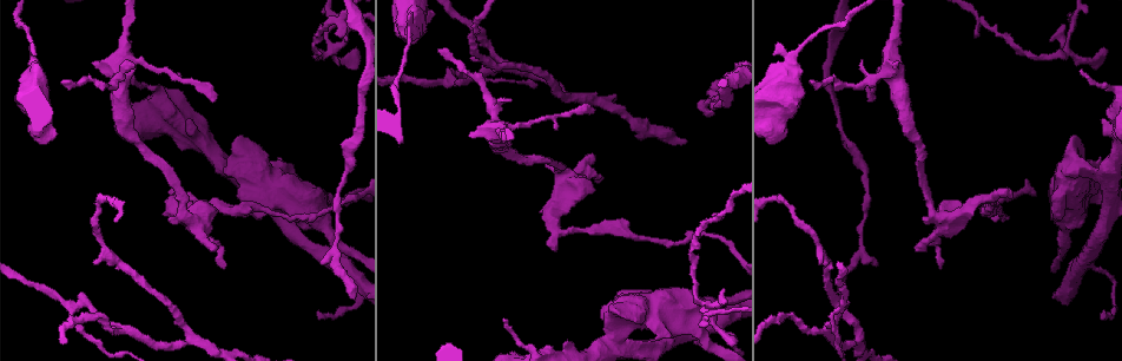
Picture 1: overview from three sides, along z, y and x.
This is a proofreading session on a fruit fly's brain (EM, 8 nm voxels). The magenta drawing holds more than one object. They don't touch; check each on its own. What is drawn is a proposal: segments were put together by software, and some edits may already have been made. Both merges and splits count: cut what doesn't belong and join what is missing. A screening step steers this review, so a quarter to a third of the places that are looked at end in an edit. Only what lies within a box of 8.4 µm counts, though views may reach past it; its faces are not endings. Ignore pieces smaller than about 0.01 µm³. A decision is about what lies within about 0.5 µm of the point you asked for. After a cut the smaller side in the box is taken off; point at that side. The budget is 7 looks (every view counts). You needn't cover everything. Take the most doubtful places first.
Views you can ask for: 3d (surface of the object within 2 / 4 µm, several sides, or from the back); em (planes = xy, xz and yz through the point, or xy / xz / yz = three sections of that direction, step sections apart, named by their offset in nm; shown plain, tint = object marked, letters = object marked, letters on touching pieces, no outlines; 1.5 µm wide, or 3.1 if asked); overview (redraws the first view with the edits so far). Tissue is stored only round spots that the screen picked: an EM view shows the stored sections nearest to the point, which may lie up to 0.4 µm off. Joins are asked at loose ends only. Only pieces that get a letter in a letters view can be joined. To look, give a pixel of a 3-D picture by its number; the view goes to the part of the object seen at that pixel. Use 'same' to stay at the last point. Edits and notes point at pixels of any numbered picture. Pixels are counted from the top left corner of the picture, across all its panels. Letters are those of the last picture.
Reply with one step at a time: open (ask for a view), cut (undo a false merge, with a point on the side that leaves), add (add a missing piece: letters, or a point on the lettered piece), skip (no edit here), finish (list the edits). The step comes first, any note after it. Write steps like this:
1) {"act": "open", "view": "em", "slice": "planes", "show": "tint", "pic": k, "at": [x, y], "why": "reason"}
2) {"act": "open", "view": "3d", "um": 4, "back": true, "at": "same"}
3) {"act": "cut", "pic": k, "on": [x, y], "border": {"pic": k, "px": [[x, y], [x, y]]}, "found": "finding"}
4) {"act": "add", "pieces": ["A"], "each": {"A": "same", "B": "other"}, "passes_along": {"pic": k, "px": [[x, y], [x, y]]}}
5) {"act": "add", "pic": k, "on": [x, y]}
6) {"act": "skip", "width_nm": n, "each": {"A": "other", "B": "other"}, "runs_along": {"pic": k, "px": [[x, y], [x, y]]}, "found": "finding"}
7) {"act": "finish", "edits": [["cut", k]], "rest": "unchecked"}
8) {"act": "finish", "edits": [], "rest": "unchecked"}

{"act": "open", "view": "em", "slice": "xy", "step": 4, "show": "letters", "pic": 1, "at": [559, 230], "why": "sharp bend"}

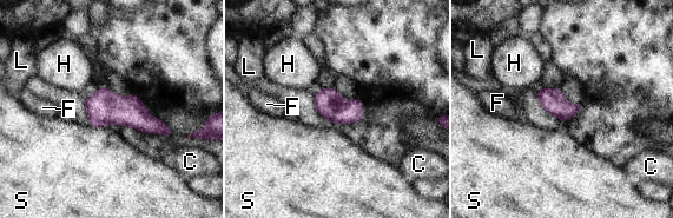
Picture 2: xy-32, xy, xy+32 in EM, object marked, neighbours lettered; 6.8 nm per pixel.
{"act": "open", "view": "em", "slice": "planes", "show": "letters", "at": "same"}

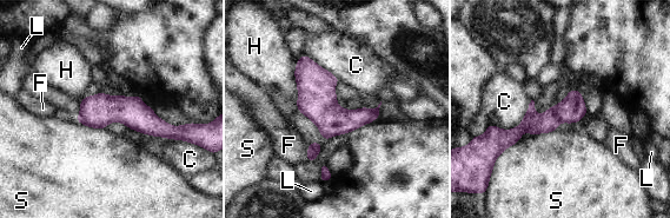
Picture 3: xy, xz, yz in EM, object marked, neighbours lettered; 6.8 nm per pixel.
{"act": "skip", "longest_contact_nm": ["C", 340], "each": {"C": "other", "F": "other", "H": "other", "L": "other", "S": "other"}, "runs_along": {"pic": 3, "px": [[84, 101], [177, 134]]}, "found": "one cell here"}

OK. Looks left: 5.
{"act": "open", "view": "3d", "um": 4, "pic": 1, "at": [317, 311], "why": "branch stops here"}

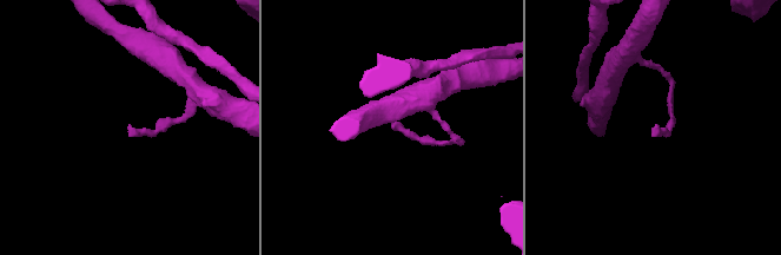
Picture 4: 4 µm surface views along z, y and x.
{"act": "open", "view": "em", "slice": "yz", "step": 8, "show": "letters", "pic": 4, "at": [131, 126], "why": "now the EM"}

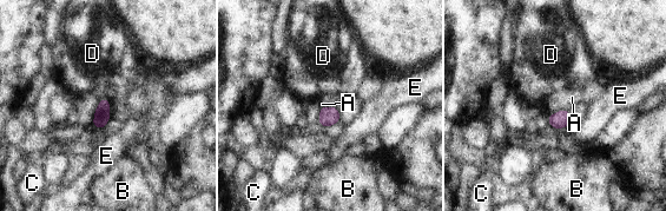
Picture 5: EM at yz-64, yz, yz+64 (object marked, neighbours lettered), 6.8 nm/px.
{"act": "open", "view": "em", "slice": "planes", "show": "letters", "at": "same"}

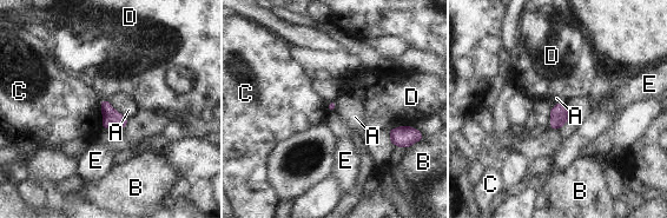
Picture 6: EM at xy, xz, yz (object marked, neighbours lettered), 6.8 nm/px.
{"act": "skip", "each": {"A": "other", "B": "other", "C": "other", "D": "other", "E": "other"}, "border": {"pic": 6, "px": [[112, 107], [127, 119]]}, "found": "none of them fits"}

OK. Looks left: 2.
{"act": "open", "view": "3d", "um": 4, "pic": 1, "at": [710, 114], "why": "tapers out"}

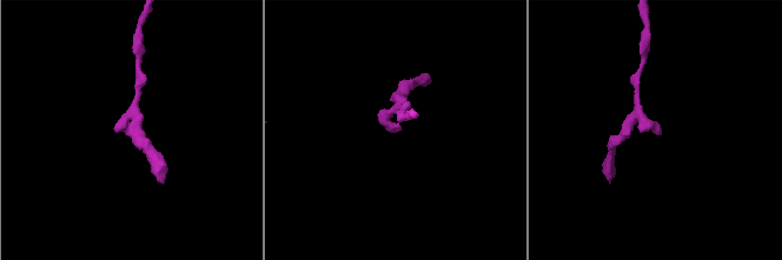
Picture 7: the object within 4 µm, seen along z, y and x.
{"act": "open", "view": "em", "slice": "xz", "step": 4, "show": "letters", "pic": 7, "at": [395, 130]}

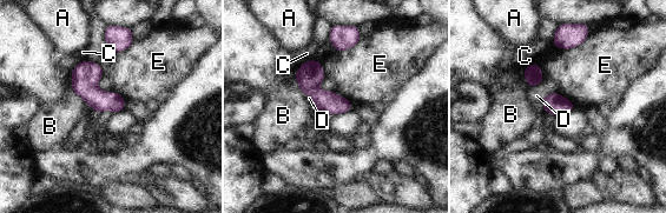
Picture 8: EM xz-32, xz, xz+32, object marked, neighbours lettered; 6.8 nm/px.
{"act": "skip", "longest_contact_nm": ["E", 260], "each": {"A": "other", "B": "other", "C": "other", "D": "other", "E": "other"}, "border": {"pic": 8, "px": [[588, 34], [573, 47], [553, 45]]}, "found": "none of them fits"}

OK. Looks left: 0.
{"act": "finish", "edits": [], "rest": "unchecked"}

